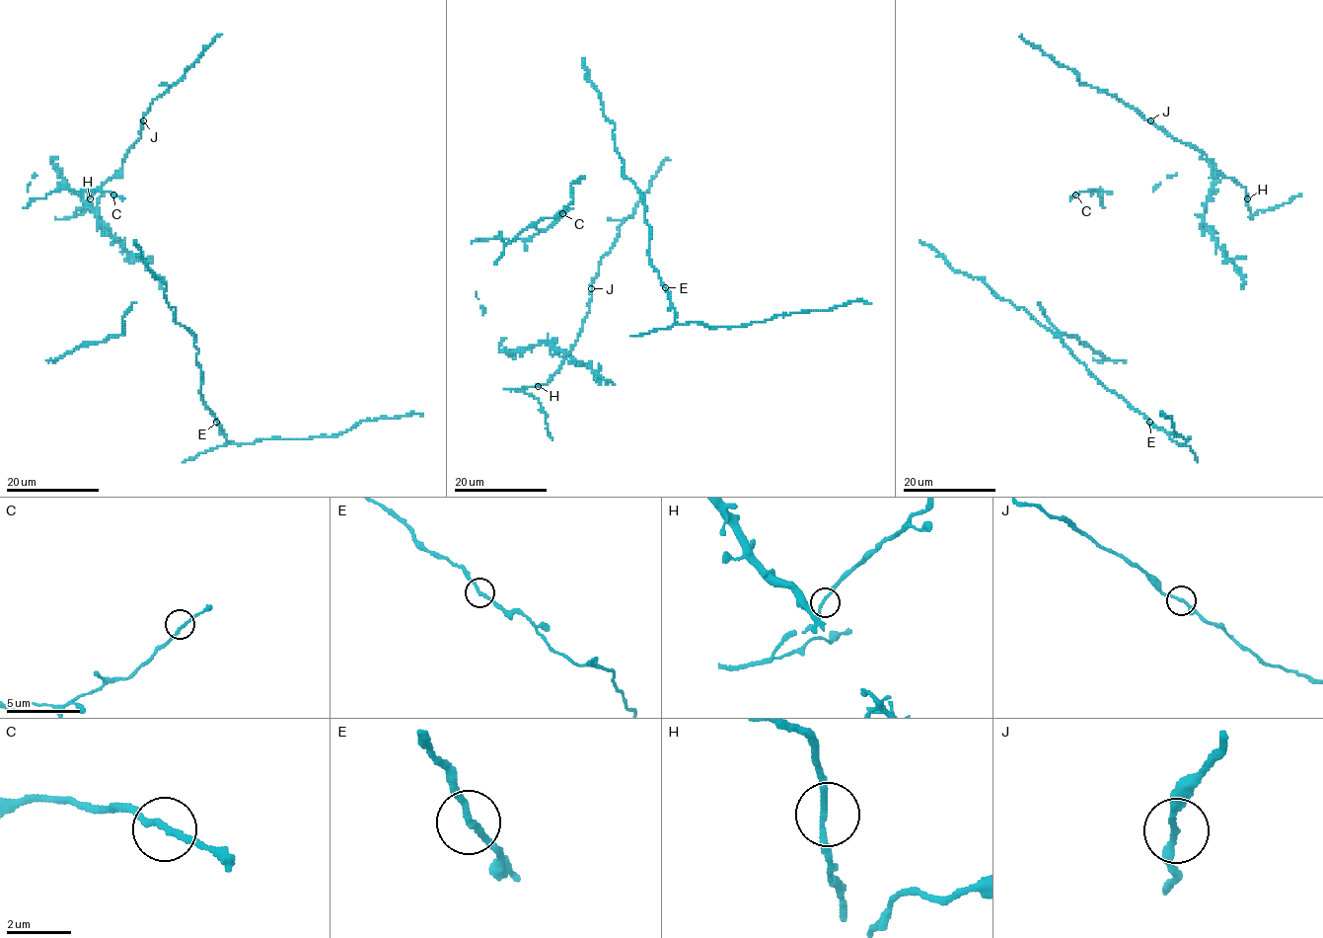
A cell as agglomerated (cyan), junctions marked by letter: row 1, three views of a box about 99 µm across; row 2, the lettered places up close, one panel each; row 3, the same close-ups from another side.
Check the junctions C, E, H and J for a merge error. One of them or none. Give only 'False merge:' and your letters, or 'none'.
False merge: none

